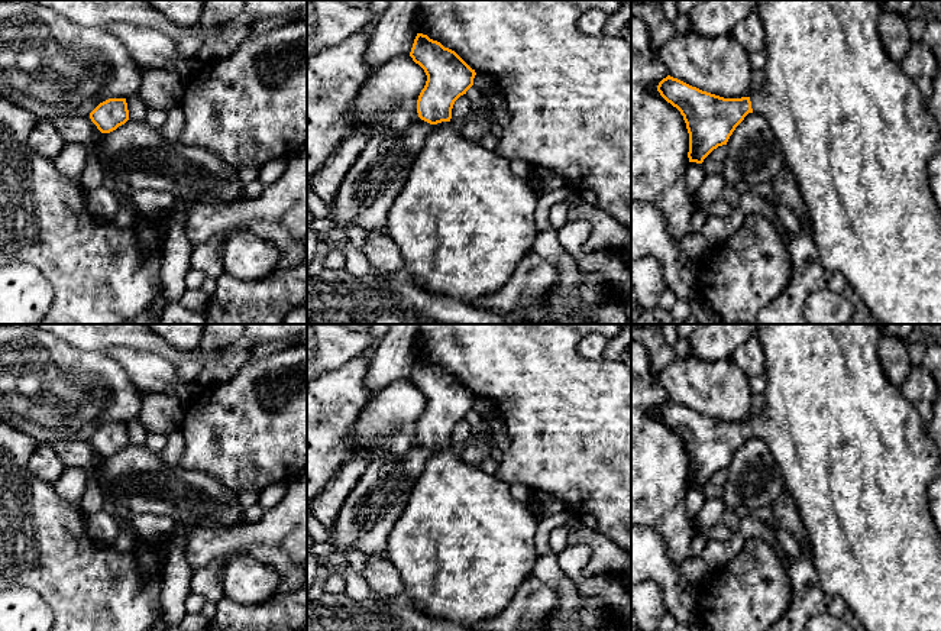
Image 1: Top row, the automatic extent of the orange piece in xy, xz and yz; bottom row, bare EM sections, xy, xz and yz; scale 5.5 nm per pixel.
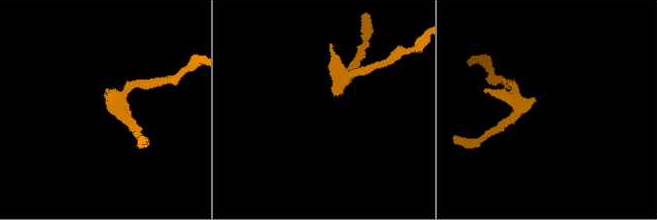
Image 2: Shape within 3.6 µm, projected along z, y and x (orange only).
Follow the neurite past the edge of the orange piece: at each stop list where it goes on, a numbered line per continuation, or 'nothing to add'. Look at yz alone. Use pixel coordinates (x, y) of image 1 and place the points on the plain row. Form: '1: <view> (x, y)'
1: yz (857, 460)

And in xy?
nothing to add

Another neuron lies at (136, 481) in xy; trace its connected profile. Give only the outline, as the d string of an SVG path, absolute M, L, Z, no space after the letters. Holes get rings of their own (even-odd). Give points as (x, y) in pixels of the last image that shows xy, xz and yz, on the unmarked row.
M129 443L110 457L101 457L90 476L98 483L104 502L113 502L120 512L171 517L177 524L203 528L232 528L246 520L236 492L208 473L169 466L148 446Z

